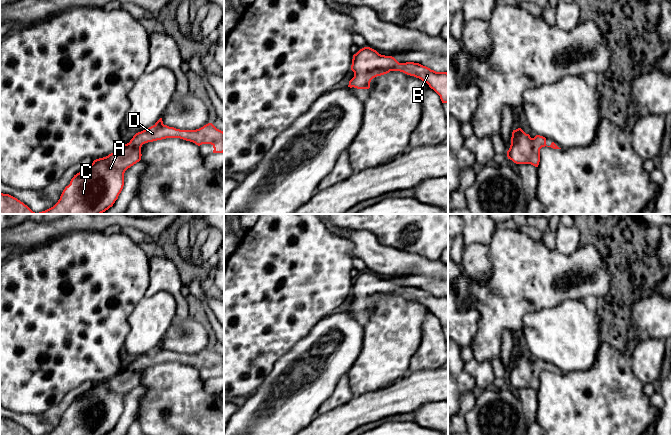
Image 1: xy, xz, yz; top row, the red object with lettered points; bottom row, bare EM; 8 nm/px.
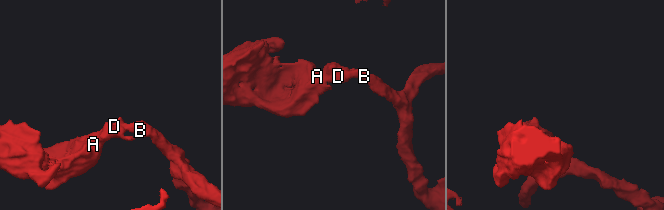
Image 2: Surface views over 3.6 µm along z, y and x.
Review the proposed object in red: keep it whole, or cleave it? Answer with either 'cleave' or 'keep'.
keep

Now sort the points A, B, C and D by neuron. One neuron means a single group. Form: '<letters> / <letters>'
A B C D

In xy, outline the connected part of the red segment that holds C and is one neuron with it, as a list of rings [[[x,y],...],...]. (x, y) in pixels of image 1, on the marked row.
[[[160,118],[153,126],[136,133],[129,143],[122,145],[106,157],[94,160],[90,166],[74,175],[53,207],[35,213],[17,198],[0,193],[0,214],[102,214],[118,199],[124,186],[125,171],[141,160],[142,145],[166,138],[180,138],[198,146],[211,144],[214,148],[213,153],[224,152],[224,132],[217,129],[212,123],[196,130],[180,130],[164,125]]]

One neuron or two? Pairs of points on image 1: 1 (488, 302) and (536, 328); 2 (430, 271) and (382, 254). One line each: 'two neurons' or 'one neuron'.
1: two neurons
2: one neuron

